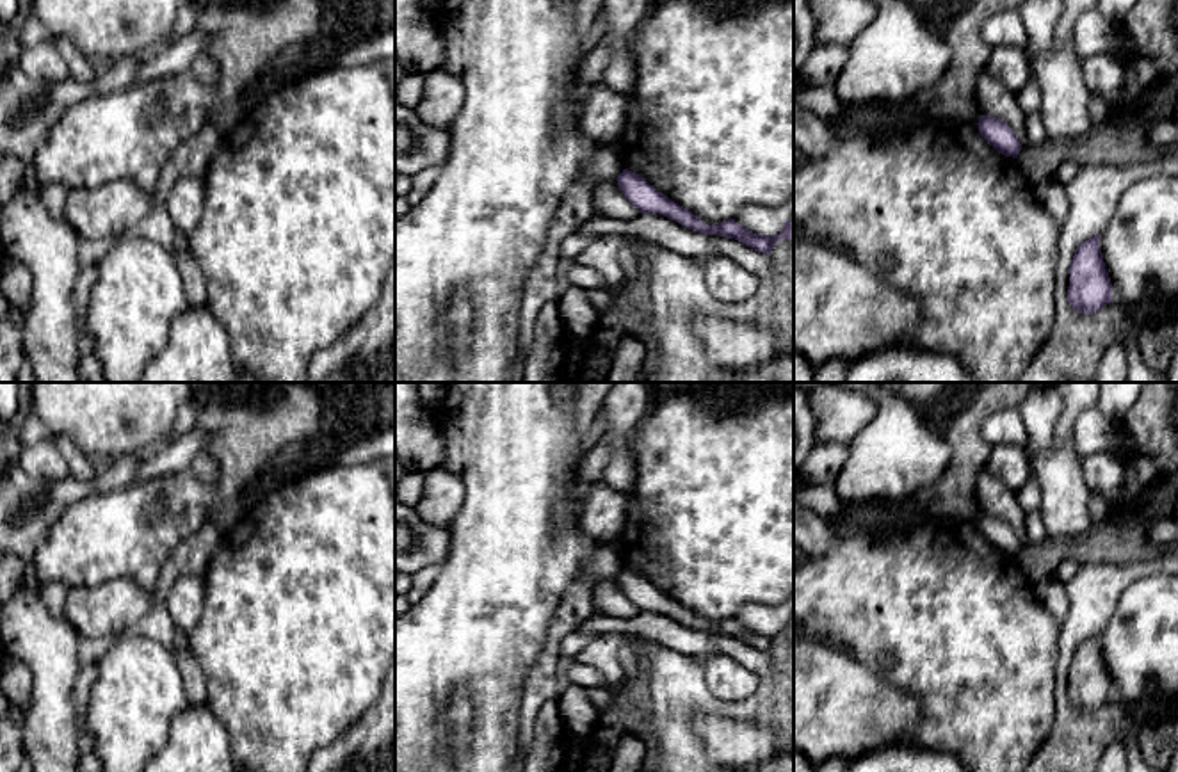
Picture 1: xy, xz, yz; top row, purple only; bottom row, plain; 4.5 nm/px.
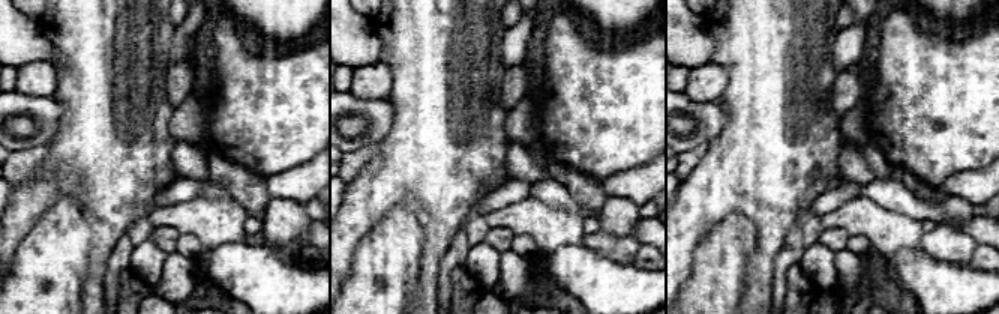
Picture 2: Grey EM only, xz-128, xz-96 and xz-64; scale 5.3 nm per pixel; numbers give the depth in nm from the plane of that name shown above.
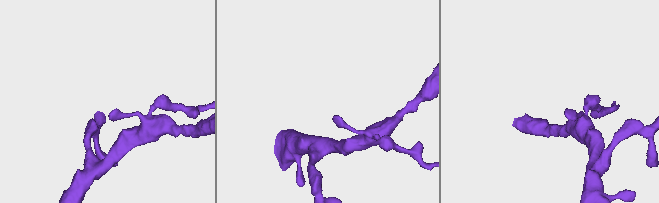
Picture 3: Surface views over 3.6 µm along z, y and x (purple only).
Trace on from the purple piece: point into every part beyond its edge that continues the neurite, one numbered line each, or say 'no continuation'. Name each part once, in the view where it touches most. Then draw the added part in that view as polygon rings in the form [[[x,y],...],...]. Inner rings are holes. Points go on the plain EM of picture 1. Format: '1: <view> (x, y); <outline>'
no continuation

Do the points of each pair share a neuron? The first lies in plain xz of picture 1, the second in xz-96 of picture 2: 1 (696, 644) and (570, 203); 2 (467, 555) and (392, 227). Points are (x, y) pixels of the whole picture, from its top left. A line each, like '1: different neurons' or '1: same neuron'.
1: same neuron
2: different neurons

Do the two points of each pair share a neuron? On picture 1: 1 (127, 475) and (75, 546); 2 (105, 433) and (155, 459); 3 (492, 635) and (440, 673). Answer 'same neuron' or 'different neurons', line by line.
1: different neurons
2: different neurons
3: same neuron

